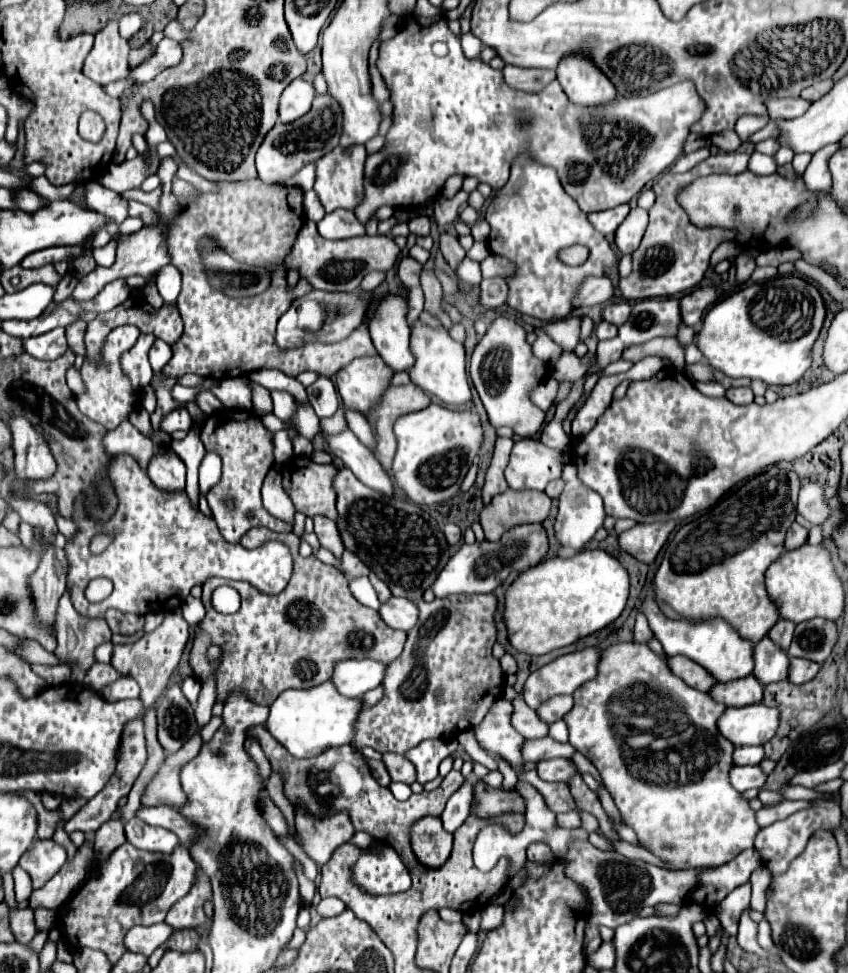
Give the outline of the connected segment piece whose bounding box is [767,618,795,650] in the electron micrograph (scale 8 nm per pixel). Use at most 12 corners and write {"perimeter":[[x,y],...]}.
{"perimeter":[[781,620],[769,630],[773,642],[787,650],[795,624]]}

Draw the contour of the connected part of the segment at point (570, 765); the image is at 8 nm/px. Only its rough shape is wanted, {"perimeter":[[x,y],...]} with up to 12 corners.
{"perimeter":[[553,758],[539,762],[545,782],[567,784],[579,768],[573,760]]}

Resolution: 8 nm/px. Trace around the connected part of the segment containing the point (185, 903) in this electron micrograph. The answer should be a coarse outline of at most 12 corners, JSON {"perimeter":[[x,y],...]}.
{"perimeter":[[197,870],[195,890],[167,912],[165,922],[175,930],[207,922],[203,902],[211,888]]}

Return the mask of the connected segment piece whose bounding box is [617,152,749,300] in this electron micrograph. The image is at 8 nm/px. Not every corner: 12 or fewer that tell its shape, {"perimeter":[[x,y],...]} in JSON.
{"perimeter":[[717,154],[661,174],[625,300],[697,286],[735,230],[699,228],[677,202],[711,174],[739,174],[749,154]]}

